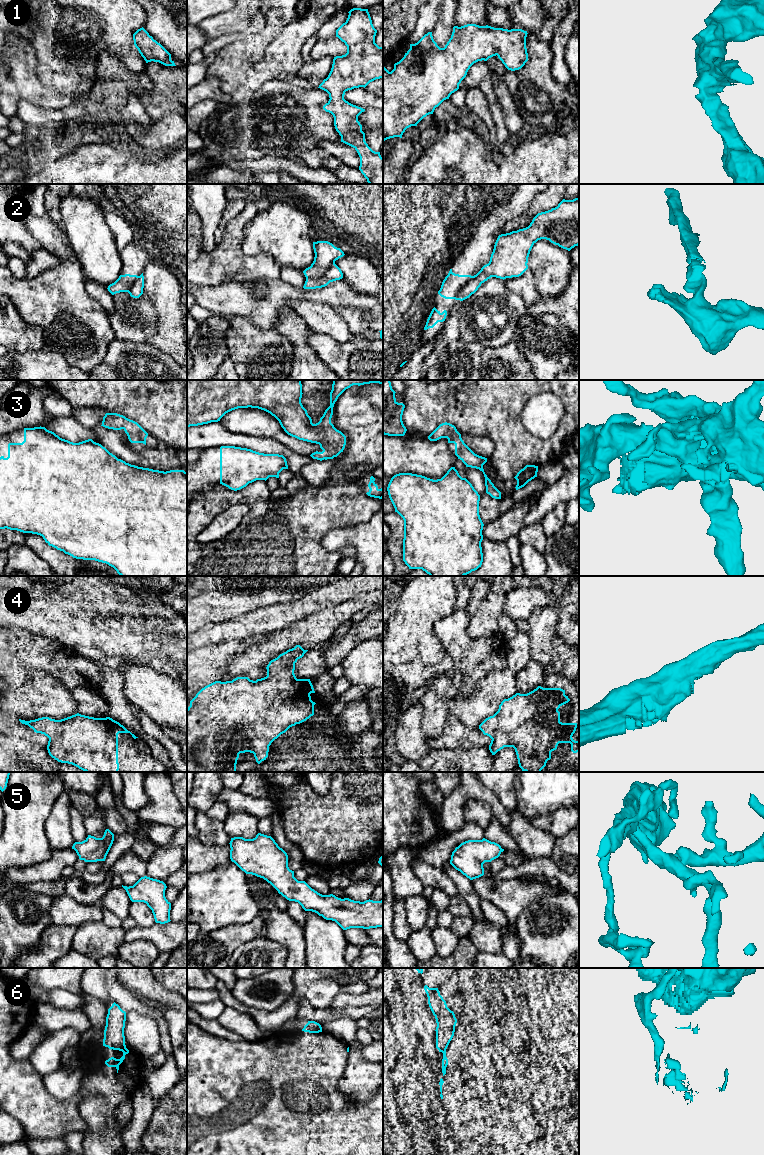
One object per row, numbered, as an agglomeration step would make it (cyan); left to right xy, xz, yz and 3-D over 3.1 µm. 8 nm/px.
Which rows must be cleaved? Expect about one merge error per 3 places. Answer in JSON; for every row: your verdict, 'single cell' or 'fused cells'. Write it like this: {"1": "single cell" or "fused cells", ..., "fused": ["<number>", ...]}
{"1": "single cell", "2": "fused cells", "3": "single cell", "4": "single cell", "5": "single cell", "6": "fused cells", "fused": ["2", "6"]}

